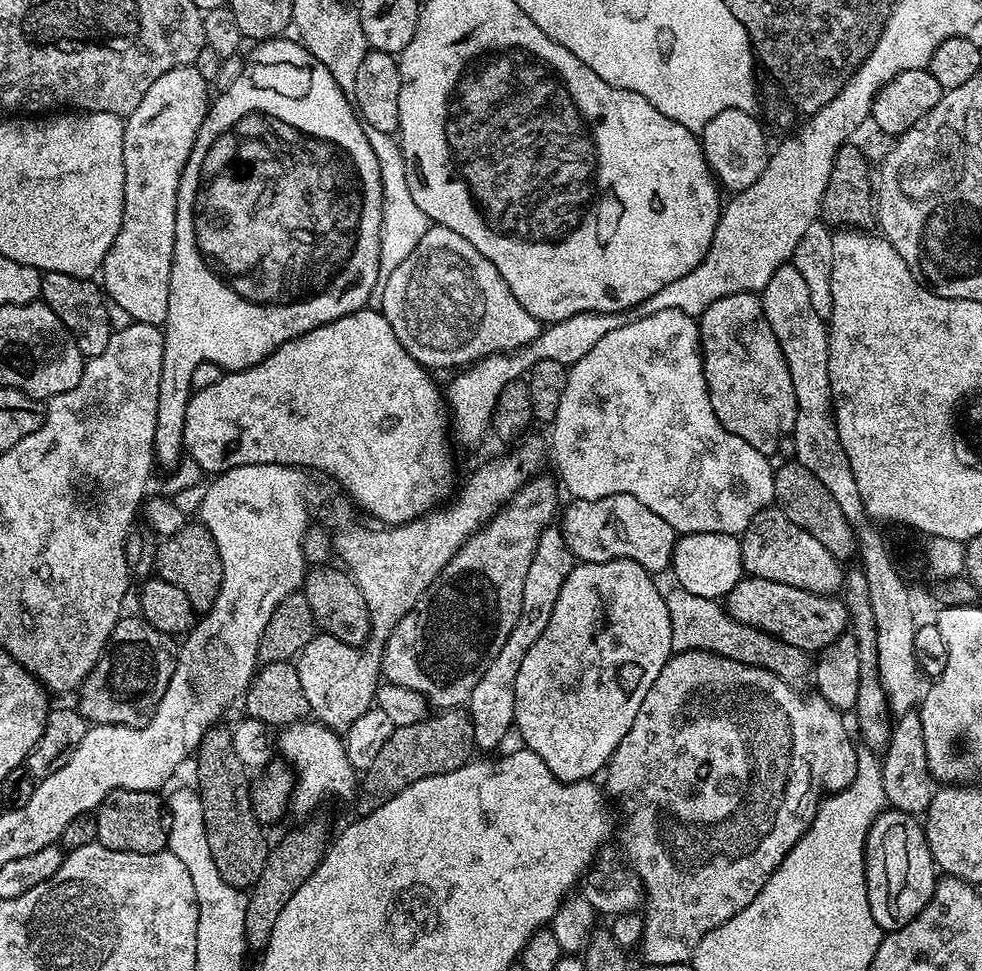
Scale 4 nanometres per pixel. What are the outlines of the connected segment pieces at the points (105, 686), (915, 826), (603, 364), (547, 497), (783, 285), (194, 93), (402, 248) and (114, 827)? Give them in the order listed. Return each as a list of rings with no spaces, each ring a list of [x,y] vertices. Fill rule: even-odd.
[[[136,614],[125,615],[116,623],[110,651],[100,657],[96,667],[78,689],[78,710],[89,725],[109,724],[141,728],[151,722],[172,677],[174,648],[168,645],[168,640],[165,633],[150,627]]]
[[[889,807],[877,816],[868,832],[864,876],[868,879],[870,910],[880,929],[885,933],[897,932],[902,926],[909,924],[932,901],[938,879],[936,870],[938,871],[938,864],[932,859],[932,852],[928,848],[928,839],[924,836],[921,821],[913,813]]]
[[[660,310],[658,314],[640,316],[636,321],[626,322],[618,330],[612,330],[601,338],[590,350],[590,354],[582,354],[578,362],[568,368],[566,390],[562,390],[562,402],[558,402],[558,414],[552,419],[552,460],[556,463],[555,475],[559,483],[569,492],[569,497],[578,500],[597,500],[614,494],[630,494],[642,502],[642,506],[650,506],[658,518],[665,520],[678,534],[690,532],[717,532],[739,537],[757,514],[775,501],[774,494],[774,464],[763,452],[754,450],[750,442],[742,442],[738,434],[730,434],[718,422],[714,408],[710,406],[710,394],[704,377],[704,357],[700,350],[700,326],[693,317],[678,310]]]
[[[533,475],[480,531],[473,532],[461,544],[460,549],[446,561],[436,581],[420,595],[402,622],[392,628],[384,644],[384,655],[380,658],[385,681],[389,680],[396,688],[418,691],[432,704],[441,704],[440,708],[444,710],[467,705],[468,695],[474,686],[478,686],[478,678],[482,678],[486,666],[490,666],[494,654],[502,650],[502,642],[506,642],[510,630],[514,630],[514,622],[518,622],[522,610],[522,589],[526,587],[526,573],[530,571],[538,538],[553,523],[558,484],[551,475],[540,475]]]
[[[793,263],[783,264],[760,293],[761,304],[775,337],[782,346],[788,373],[794,385],[796,412],[790,440],[794,442],[797,463],[810,470],[825,486],[854,526],[867,519],[867,508],[854,480],[849,459],[838,438],[835,408],[829,378],[828,331],[825,319],[814,311],[810,292]]]
[[[195,66],[175,68],[170,74],[162,74],[150,90],[146,90],[142,102],[124,120],[124,145],[122,152],[126,162],[126,186],[124,187],[124,209],[122,226],[114,246],[106,254],[102,265],[102,288],[108,300],[118,302],[126,314],[137,324],[162,326],[170,306],[170,270],[174,258],[174,226],[176,225],[176,207],[178,206],[178,186],[182,170],[194,150],[198,130],[208,116],[210,107],[209,81],[198,74]]]
[[[369,131],[368,141],[374,150],[374,158],[378,158],[378,170],[382,182],[382,230],[378,254],[378,278],[368,299],[367,307],[379,310],[382,306],[382,298],[386,294],[386,282],[394,274],[394,270],[398,270],[398,266],[402,266],[402,262],[410,258],[414,246],[422,242],[422,236],[430,227],[430,218],[424,211],[418,210],[418,202],[410,194],[406,182],[408,162],[402,154],[397,137]]]
[[[119,788],[106,794],[104,801],[94,810],[96,817],[96,840],[110,850],[137,852],[138,854],[154,854],[168,848],[168,828],[166,827],[166,804],[159,800],[156,792],[146,790],[126,790]]]

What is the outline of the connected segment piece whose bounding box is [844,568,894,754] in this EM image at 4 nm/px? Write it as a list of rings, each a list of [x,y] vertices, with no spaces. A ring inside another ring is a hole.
[[[860,568],[851,570],[846,576],[846,593],[844,601],[848,607],[849,619],[851,620],[850,630],[856,639],[858,646],[859,660],[859,688],[858,698],[854,706],[856,715],[856,730],[861,743],[872,752],[883,753],[891,744],[894,736],[894,720],[888,697],[885,694],[883,685],[880,682],[878,670],[877,652],[877,623],[875,622],[874,612],[869,602],[868,582],[865,574]]]

